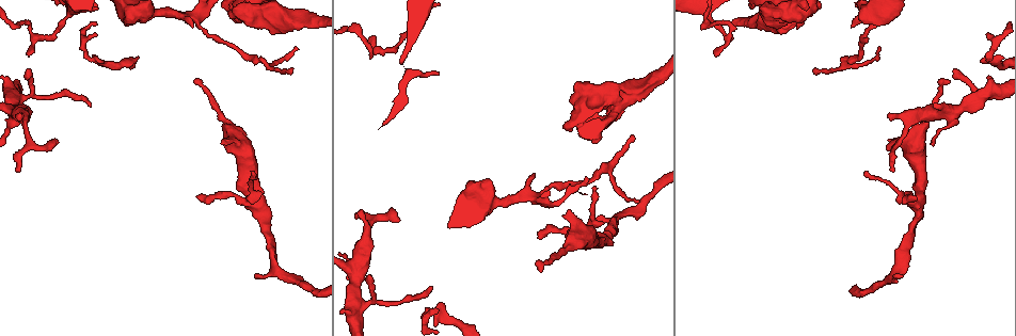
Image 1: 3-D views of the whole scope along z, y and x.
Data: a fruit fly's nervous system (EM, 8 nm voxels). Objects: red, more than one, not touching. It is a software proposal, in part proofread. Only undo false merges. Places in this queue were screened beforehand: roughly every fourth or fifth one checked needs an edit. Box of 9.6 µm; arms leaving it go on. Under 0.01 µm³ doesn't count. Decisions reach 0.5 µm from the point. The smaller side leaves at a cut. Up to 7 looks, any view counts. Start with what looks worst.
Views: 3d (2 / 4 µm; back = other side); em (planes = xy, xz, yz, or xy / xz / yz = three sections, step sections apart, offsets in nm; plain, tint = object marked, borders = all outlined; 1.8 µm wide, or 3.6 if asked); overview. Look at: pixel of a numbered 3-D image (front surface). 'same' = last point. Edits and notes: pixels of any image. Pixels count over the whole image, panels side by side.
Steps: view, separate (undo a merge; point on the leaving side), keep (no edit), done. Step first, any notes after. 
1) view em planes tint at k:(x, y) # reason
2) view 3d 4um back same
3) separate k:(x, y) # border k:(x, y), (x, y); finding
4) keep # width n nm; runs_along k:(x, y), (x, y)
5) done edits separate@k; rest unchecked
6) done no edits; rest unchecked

view 3d 4um at 1:(803, 13) # thick turns thin

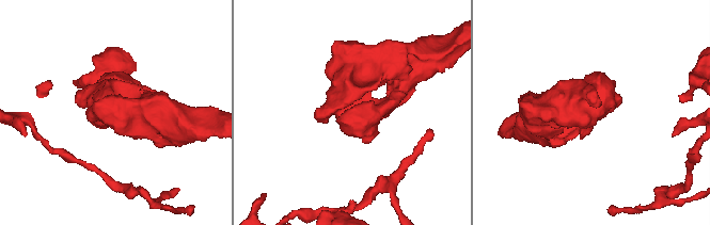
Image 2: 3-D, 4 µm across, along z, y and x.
view em 3.6um planes tint at 2:(592, 110) # now the EM

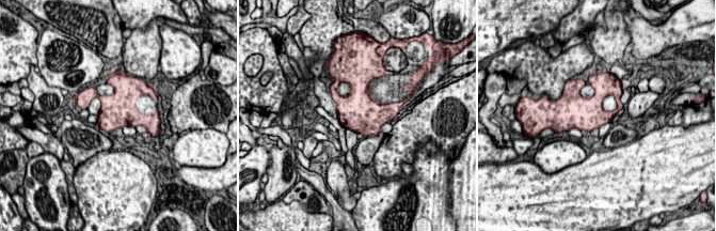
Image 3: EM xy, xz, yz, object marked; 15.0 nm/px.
keep # continuous, no second cell

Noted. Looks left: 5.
view em planes tint at 1:(991, 52) # abrupt turn

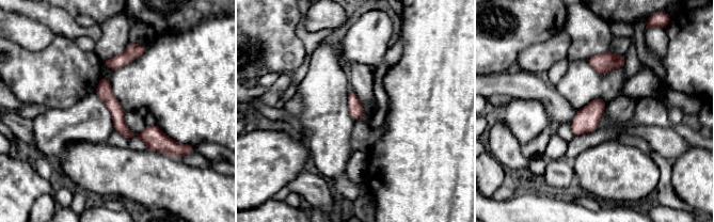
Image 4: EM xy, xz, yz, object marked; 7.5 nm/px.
keep # width 100 nm; runs_along 4:(102, 81), (129, 135), (171, 144); all the same cell

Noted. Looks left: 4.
view em xy step 16 tint at 1:(13, 101) # abrupt turn

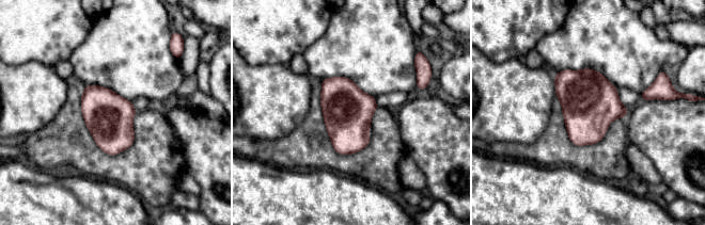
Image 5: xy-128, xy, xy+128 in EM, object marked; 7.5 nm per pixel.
view em yz step 16 tint same

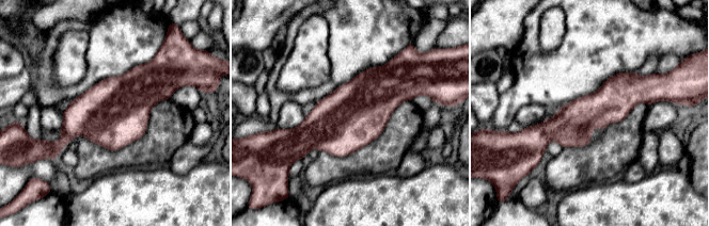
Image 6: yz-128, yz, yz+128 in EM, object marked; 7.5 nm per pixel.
keep # runs_along 6:(649, 98), (530, 130); one cell here

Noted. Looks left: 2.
done no edits; rest unchecked

